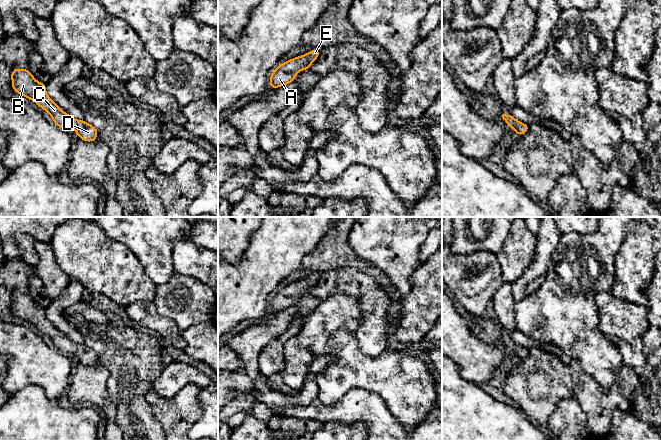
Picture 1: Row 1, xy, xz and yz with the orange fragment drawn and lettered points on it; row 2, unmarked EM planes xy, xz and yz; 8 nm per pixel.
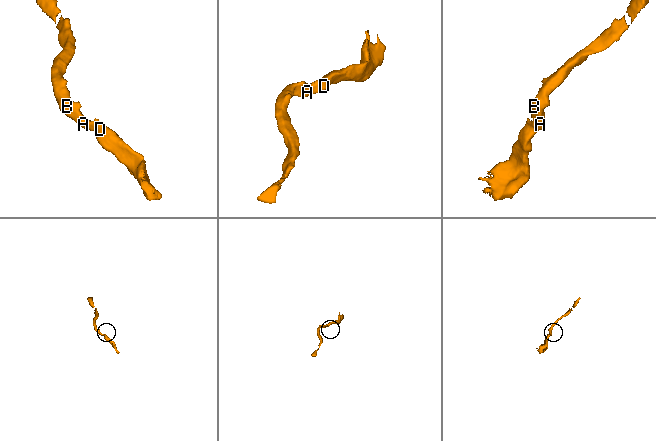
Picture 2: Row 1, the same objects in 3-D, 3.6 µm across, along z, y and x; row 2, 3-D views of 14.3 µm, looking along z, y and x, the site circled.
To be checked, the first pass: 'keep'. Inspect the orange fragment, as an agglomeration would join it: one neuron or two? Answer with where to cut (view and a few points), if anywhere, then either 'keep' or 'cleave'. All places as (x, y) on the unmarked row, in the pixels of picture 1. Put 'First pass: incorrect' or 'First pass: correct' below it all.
no cut; keep
First pass: correct

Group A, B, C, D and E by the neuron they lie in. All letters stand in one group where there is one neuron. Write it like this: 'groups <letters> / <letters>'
groups A B C D E

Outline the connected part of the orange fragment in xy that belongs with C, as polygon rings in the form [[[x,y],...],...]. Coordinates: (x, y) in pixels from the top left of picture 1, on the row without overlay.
[[[15,292],[11,296],[12,313],[27,323],[33,324],[40,332],[48,336],[58,351],[71,351],[78,361],[86,366],[93,366],[98,361],[97,353],[85,344],[76,344],[47,319],[46,309],[37,305],[29,293]]]

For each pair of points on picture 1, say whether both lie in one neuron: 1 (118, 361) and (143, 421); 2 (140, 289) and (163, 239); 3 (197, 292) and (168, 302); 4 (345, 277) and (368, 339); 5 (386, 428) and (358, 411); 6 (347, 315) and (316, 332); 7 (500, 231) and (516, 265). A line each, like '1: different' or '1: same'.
1: same
2: different
3: same
4: same
5: same
6: same
7: different

